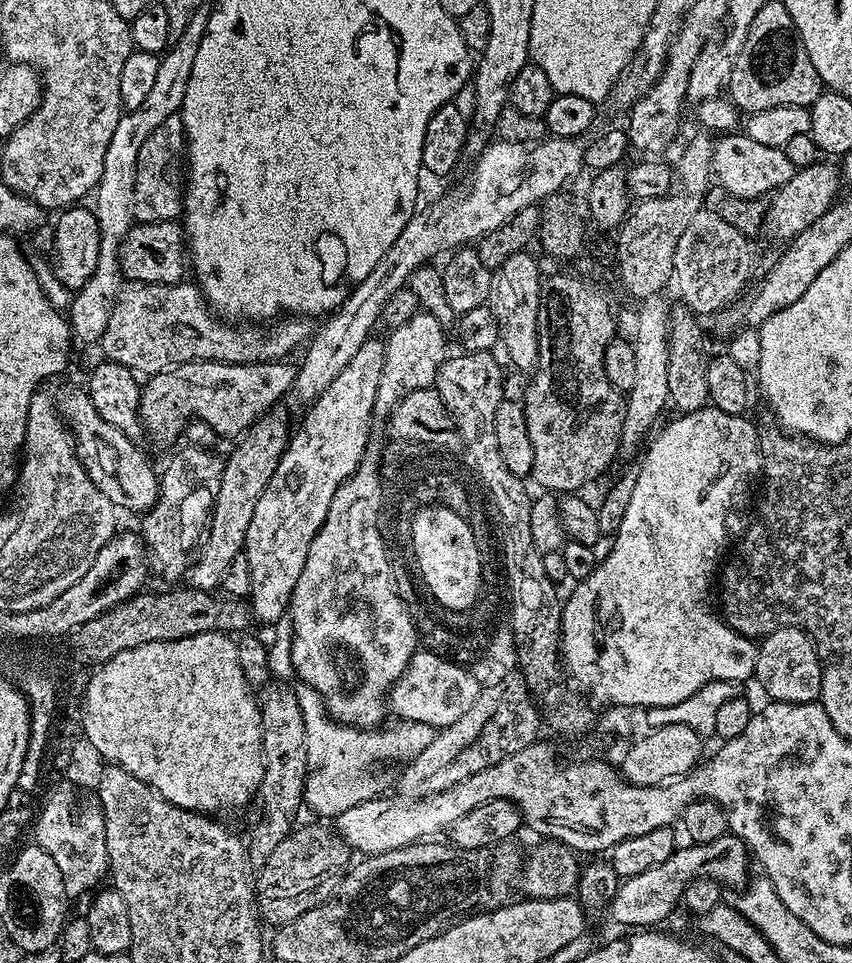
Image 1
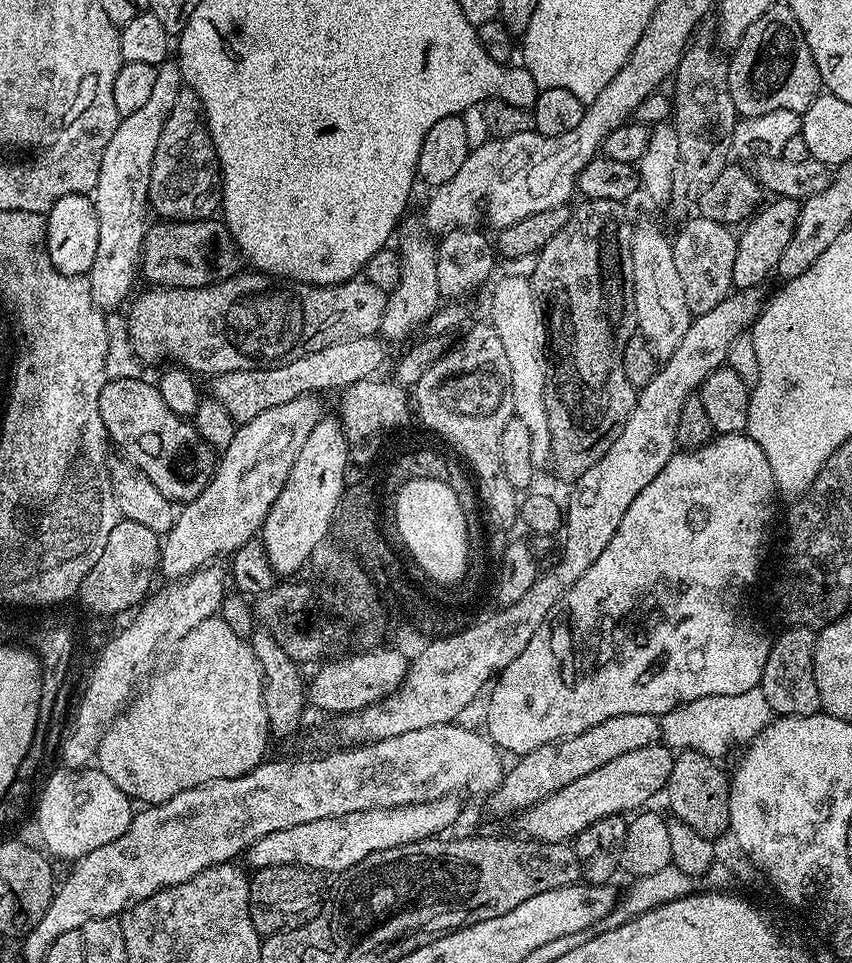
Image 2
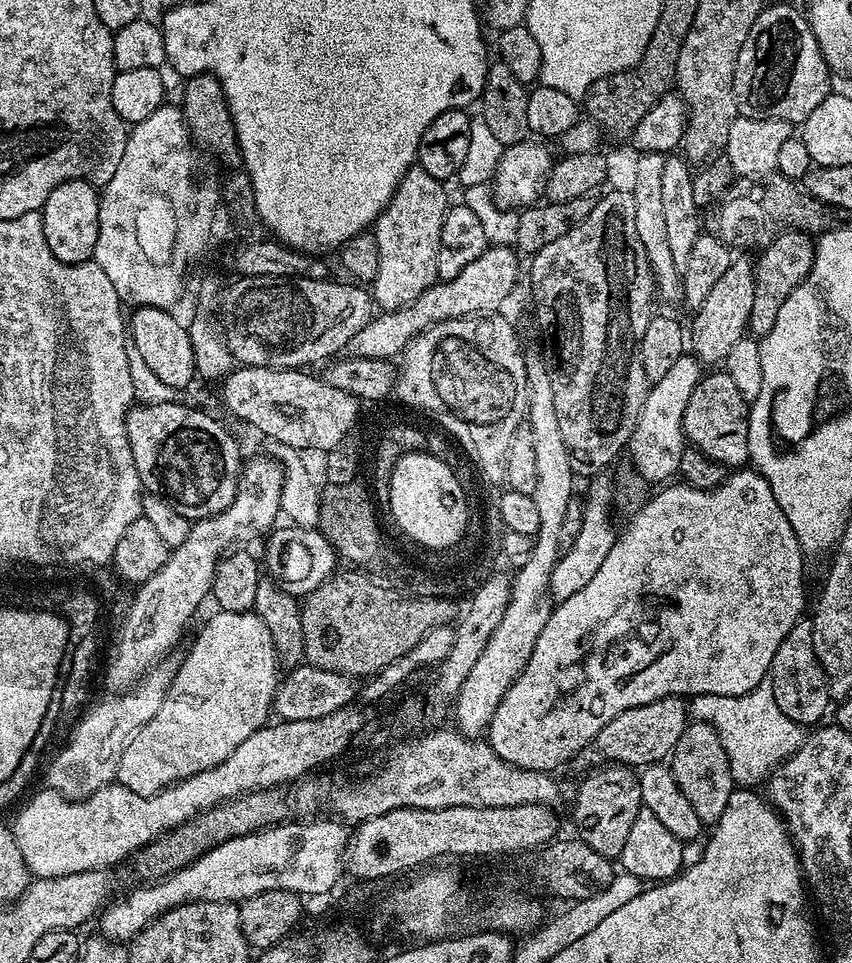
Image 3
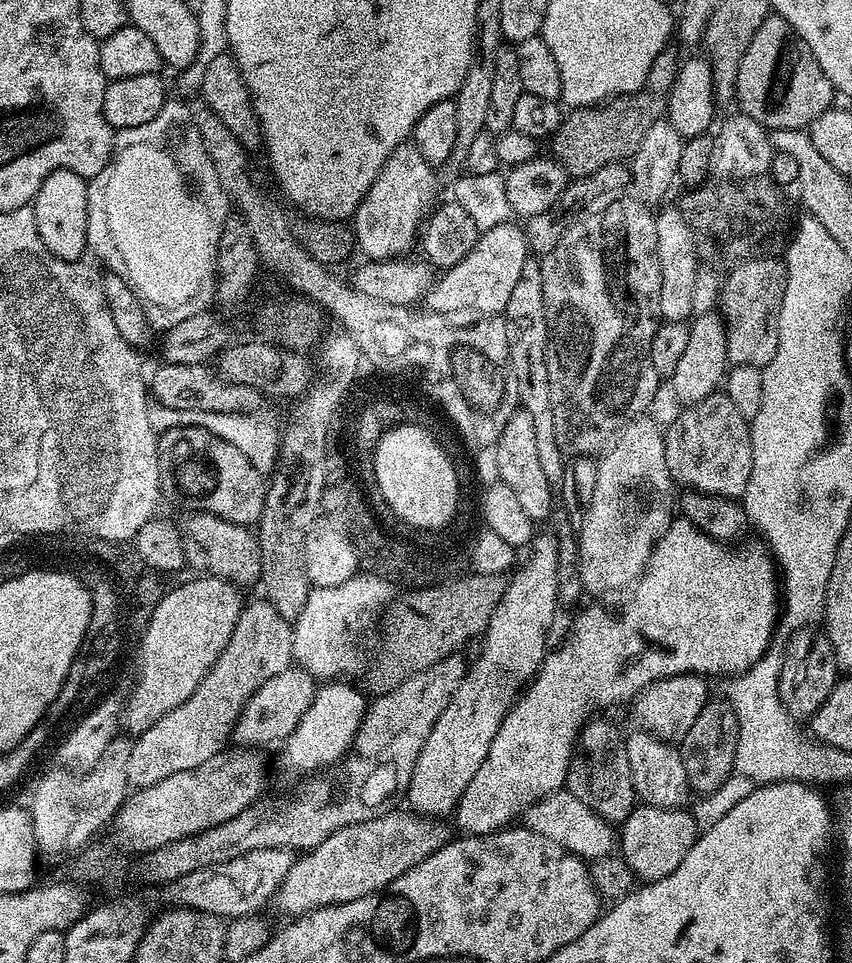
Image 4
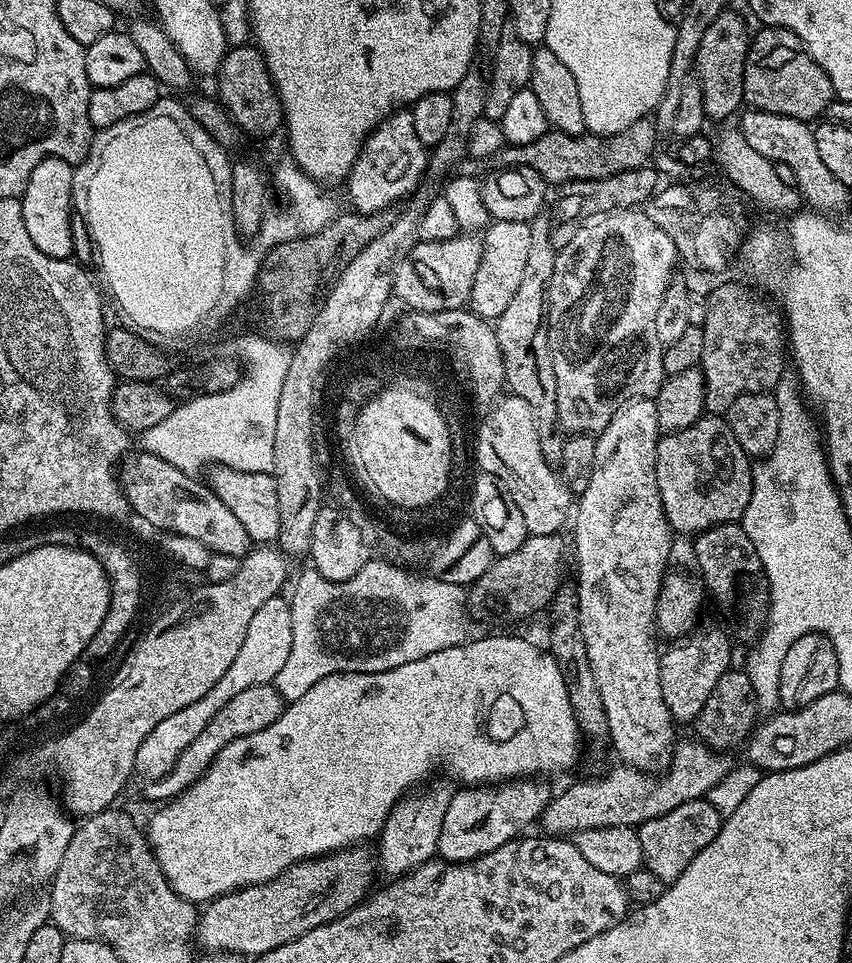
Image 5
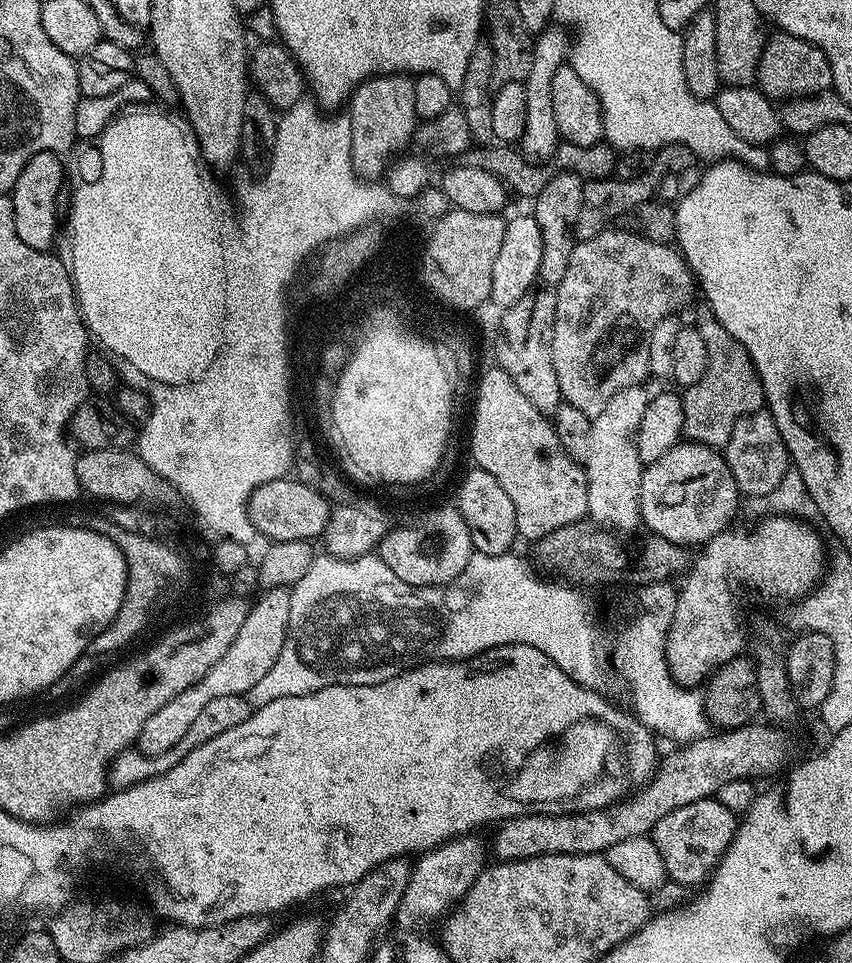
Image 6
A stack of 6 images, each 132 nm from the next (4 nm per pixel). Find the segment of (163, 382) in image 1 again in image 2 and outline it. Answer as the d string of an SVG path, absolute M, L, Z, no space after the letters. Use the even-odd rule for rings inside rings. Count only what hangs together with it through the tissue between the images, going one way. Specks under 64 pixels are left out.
M379 335L334 342L334 346L314 350L314 354L294 358L294 362L286 362L277 368L234 370L217 376L211 381L211 395L228 408L228 413L237 425L245 424L250 422L250 418L258 418L262 410L271 410L274 406L293 402L299 396L323 394L327 388L343 390L354 382L373 379L379 373L376 371L384 364L384 347L385 341Z

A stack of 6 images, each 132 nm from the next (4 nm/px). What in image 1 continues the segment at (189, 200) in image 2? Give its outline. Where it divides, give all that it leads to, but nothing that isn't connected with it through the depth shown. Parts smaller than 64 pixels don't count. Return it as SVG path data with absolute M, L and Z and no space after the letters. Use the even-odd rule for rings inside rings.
M179 114L166 118L142 142L142 150L138 150L138 166L134 174L134 210L132 219L137 224L162 223L175 221L184 211L184 189L186 187L186 153L188 140L184 137L184 123Z

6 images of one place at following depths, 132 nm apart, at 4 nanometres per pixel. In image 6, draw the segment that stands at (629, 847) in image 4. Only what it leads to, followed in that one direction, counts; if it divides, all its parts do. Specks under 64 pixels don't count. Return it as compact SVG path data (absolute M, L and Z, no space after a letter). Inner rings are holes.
M717 798L690 802L670 810L666 818L657 822L651 830L654 846L662 854L667 879L685 886L703 885L716 871L716 865L726 854L738 827L738 816Z

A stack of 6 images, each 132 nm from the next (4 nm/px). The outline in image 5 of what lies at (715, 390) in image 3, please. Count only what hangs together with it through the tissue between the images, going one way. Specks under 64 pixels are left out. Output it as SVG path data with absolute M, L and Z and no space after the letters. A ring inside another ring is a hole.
M705 414L686 430L661 435L656 455L656 481L662 510L673 533L704 532L719 524L740 522L750 502L754 464L738 446L734 430L720 414Z

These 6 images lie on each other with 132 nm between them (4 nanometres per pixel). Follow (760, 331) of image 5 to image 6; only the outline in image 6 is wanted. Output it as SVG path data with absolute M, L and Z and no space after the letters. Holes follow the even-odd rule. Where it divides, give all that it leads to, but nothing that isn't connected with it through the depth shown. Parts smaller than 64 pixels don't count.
M704 314L699 317L698 327L702 334L702 342L706 342L708 365L706 366L706 374L702 374L698 383L683 389L684 436L693 444L722 450L730 442L730 434L734 434L734 425L742 417L749 416L751 412L759 412L765 407L764 391L756 368L752 365L750 354L746 354L743 346L725 330L722 322L718 322L716 317L711 314Z

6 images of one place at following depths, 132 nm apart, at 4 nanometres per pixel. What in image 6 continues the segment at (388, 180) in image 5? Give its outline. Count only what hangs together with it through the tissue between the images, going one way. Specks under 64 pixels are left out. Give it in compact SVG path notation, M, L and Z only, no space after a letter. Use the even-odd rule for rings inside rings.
M408 74L372 76L352 91L346 113L353 131L353 168L359 177L367 181L383 177L393 157L403 153L408 143L413 143L418 117L414 110L412 81L413 77Z

